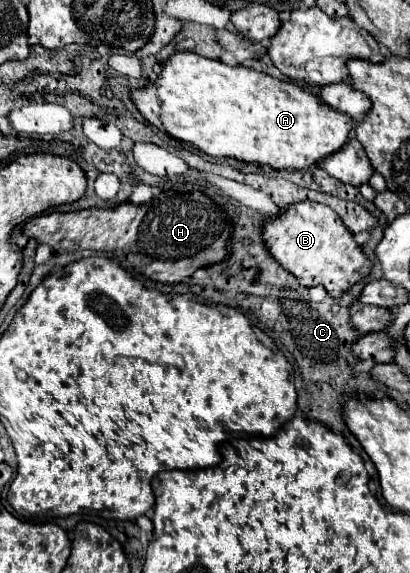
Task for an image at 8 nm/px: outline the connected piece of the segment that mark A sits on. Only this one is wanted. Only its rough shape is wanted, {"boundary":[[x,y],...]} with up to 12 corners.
{"boundary":[[177,53],[133,91],[209,157],[309,169],[355,121],[247,67]]}

